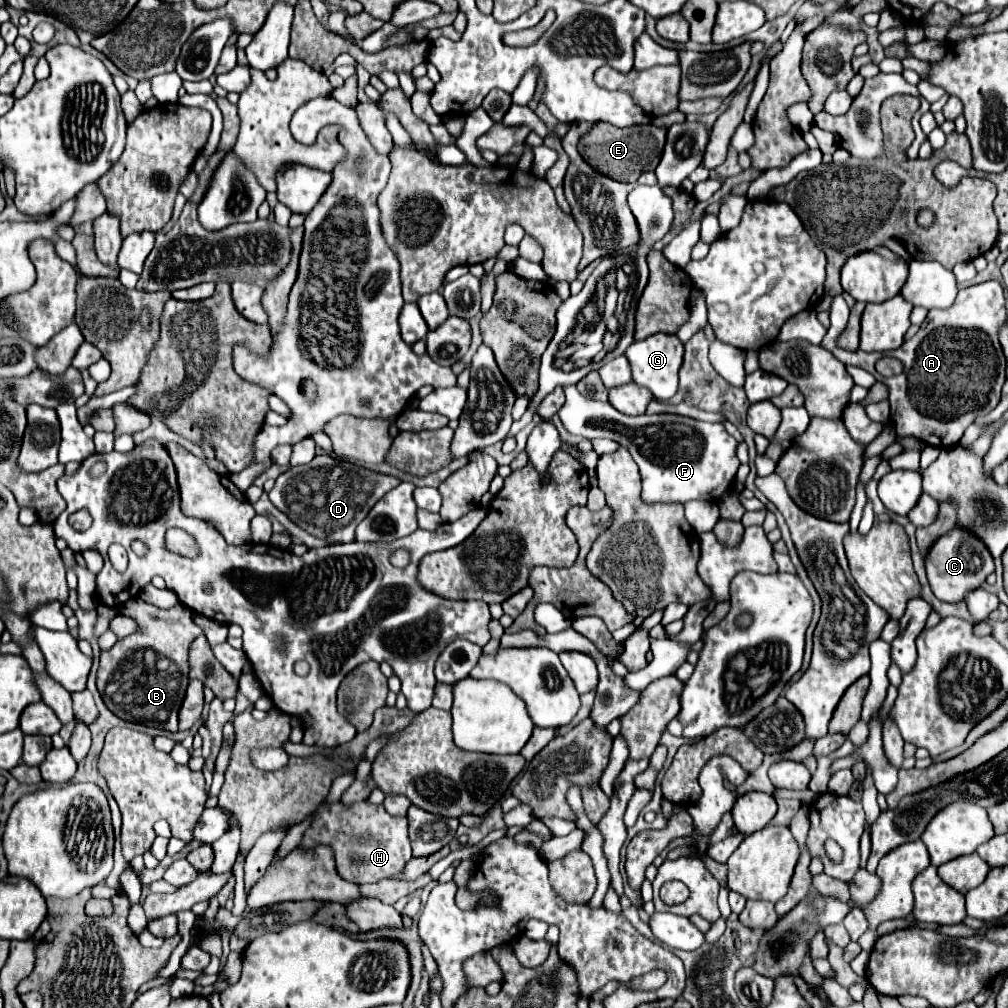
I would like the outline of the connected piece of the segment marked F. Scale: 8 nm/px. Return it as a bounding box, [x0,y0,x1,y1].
[559,385,739,503]

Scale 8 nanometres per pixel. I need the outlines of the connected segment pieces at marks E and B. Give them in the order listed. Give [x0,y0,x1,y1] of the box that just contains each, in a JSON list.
[[579,123,667,183],[97,597,204,733]]

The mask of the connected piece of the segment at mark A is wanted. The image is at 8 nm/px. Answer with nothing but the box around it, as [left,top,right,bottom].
[821,281,1007,449]

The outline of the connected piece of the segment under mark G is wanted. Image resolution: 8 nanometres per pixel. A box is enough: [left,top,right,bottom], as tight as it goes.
[625,333,683,401]

